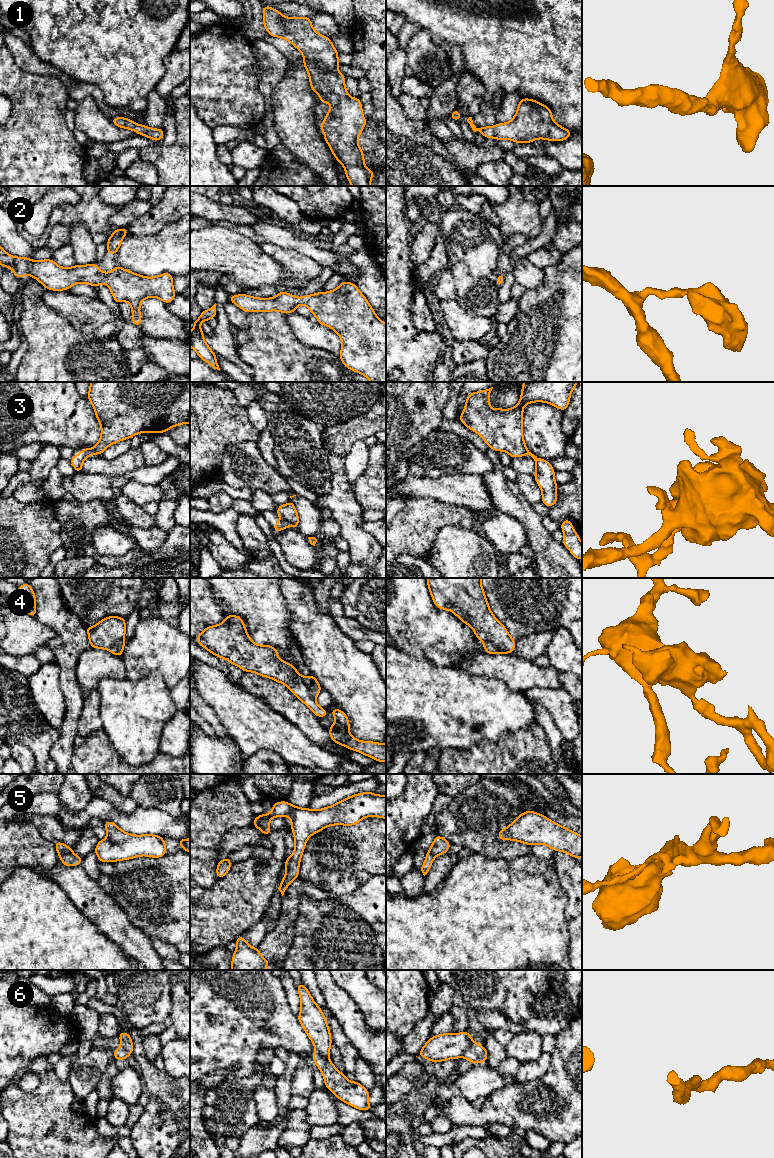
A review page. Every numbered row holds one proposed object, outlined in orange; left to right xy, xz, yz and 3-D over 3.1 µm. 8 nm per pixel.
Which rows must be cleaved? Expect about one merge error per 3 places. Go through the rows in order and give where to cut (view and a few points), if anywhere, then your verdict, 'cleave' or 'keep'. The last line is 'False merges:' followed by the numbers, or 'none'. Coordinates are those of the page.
1: cut none; keep
2: cut none; keep
3: cut xz (282, 519), (289, 525); cleave
4: cut yz (484, 641), (490, 641), (509, 652); cleave
5: cut xy (72, 852), (59, 855); cleave
6: cut yz (472, 1042), (462, 1056); cleave
False merges: 3, 4, 5, 6

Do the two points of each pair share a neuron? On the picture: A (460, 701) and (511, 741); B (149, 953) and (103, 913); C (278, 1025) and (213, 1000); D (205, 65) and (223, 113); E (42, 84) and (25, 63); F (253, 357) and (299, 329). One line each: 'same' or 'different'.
A: different
B: same
C: same
D: same
E: different
F: different

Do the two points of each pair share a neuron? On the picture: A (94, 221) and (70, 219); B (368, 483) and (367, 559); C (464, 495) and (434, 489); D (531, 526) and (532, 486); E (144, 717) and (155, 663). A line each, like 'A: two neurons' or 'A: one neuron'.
A: one neuron
B: two neurons
C: one neuron
D: two neurons
E: two neurons

